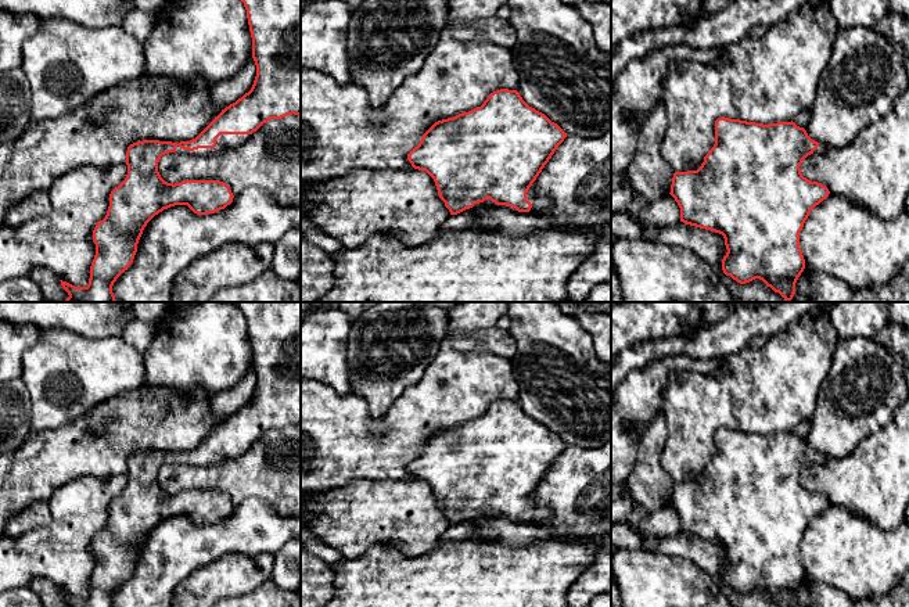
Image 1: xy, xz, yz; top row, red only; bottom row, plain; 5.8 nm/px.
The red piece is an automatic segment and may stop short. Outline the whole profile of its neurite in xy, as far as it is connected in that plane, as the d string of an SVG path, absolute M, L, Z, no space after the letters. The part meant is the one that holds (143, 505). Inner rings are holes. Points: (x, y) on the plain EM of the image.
M234 302L244 313L252 348L252 369L256 387L248 403L230 414L193 450L133 453L126 461L127 485L109 504L109 517L103 531L93 540L96 565L90 577L86 597L61 592L69 607L115 607L112 596L133 574L137 554L147 534L164 520L187 516L197 525L215 524L233 513L230 498L219 491L165 492L158 482L158 473L169 463L204 467L223 459L244 455L254 442L270 430L287 425L301 427L301 302Z

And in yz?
M722 427L715 431L715 455L701 477L697 481L675 482L669 504L680 518L680 532L723 546L727 563L722 570L722 581L726 586L740 595L759 589L782 607L794 607L795 593L805 579L800 542L811 521L830 504L822 493L804 488L800 477L808 466L826 460L824 455L812 450L793 431L764 435Z

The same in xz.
M500 399L481 417L435 432L407 470L435 492L439 509L450 525L475 514L506 516L518 522L545 522L553 510L533 504L529 498L549 473L567 443L545 424L529 417L517 401Z

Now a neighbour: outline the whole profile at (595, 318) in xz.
M554 302L590 334L600 360L611 363L611 302Z

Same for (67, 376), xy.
M40 330L22 367L33 431L71 424L109 398L145 384L143 351L121 335L86 338L68 330Z

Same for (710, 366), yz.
M664 353L630 371L611 395L611 481L625 482L633 468L647 424L661 412L664 388L672 371L723 374L723 359L690 359Z

